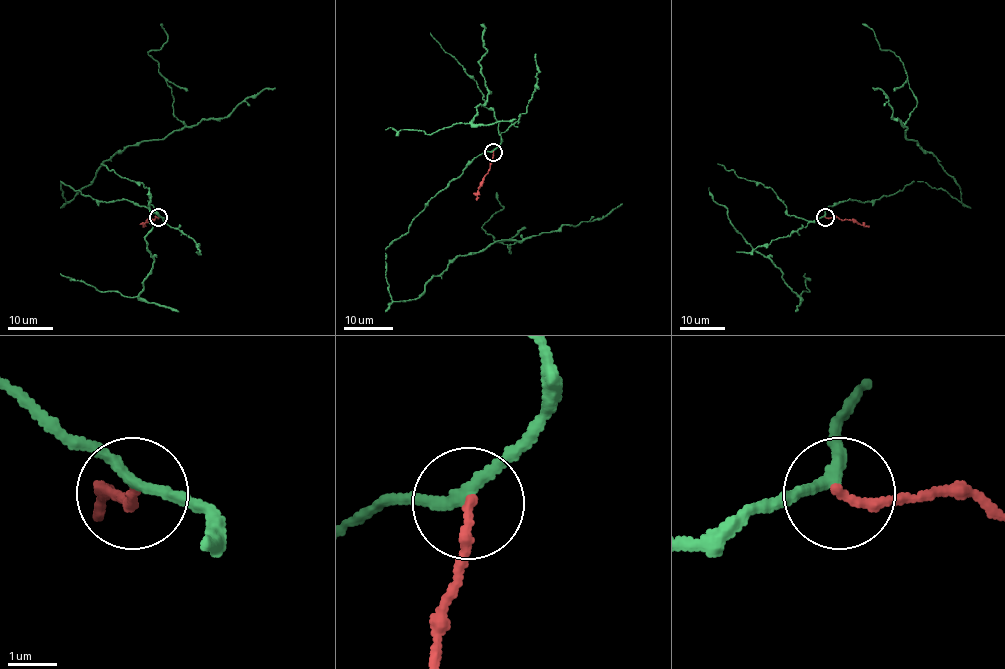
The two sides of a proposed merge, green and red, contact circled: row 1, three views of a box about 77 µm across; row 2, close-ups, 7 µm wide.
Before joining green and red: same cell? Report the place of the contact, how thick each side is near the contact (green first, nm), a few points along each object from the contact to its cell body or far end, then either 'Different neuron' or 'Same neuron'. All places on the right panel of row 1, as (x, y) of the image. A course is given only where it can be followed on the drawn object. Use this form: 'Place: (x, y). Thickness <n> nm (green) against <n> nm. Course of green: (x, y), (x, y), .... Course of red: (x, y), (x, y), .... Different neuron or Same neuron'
Place: (825, 217). Thickness 200 nm (green) against 220 nm. Course of green: (825, 217), (914, 181), (961, 201), (932, 153), (906, 139), (916, 96), (903, 63), (862, 24). Course of red: (825, 217), (855, 220), (869, 227). Different neuron

